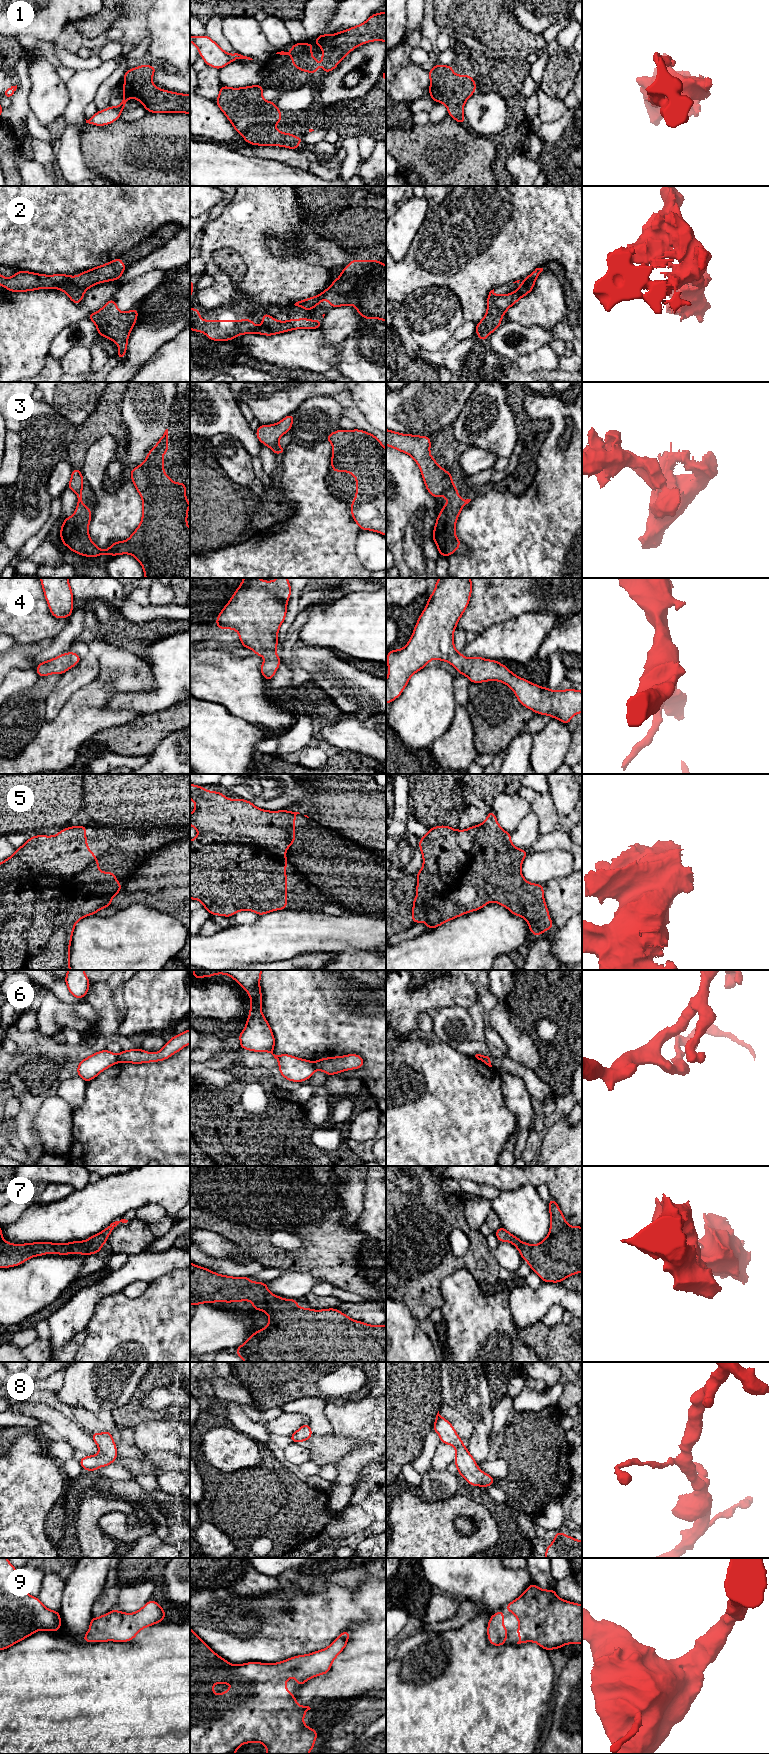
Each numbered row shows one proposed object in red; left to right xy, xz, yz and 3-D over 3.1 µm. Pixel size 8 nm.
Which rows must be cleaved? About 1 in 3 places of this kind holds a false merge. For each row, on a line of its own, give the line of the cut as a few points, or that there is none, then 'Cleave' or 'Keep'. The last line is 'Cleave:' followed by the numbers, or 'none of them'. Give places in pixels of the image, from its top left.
1: Split along xy (124, 96), (128, 98). Cleave
2: No split. Keep
3: Split along yz (453, 485), (448, 490). Cleave
4: No split. Keep
5: Split along xy (87, 847), (75, 879), (70, 864), (31, 868), (0, 902). Cleave
6: Split along xz (313, 1062), (315, 1069). Cleave
7: No split. Keep
8: No split. Keep
9: No split. Keep
Cleave: 1, 3, 5, 6

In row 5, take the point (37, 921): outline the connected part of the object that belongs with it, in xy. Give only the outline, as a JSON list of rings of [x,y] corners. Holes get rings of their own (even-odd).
[[[84,848],[77,856],[77,879],[73,879],[73,866],[67,866],[68,876],[62,876],[51,868],[31,868],[28,876],[20,880],[16,892],[10,892],[0,902],[0,970],[71,970],[70,944],[75,924],[82,918],[96,914],[111,906],[112,898],[122,885],[114,872],[100,872],[95,854]]]

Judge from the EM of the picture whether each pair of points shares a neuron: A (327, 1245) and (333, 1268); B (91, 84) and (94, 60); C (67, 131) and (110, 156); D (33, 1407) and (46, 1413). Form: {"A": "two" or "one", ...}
{"A": "one", "B": "two", "C": "two", "D": "one"}

